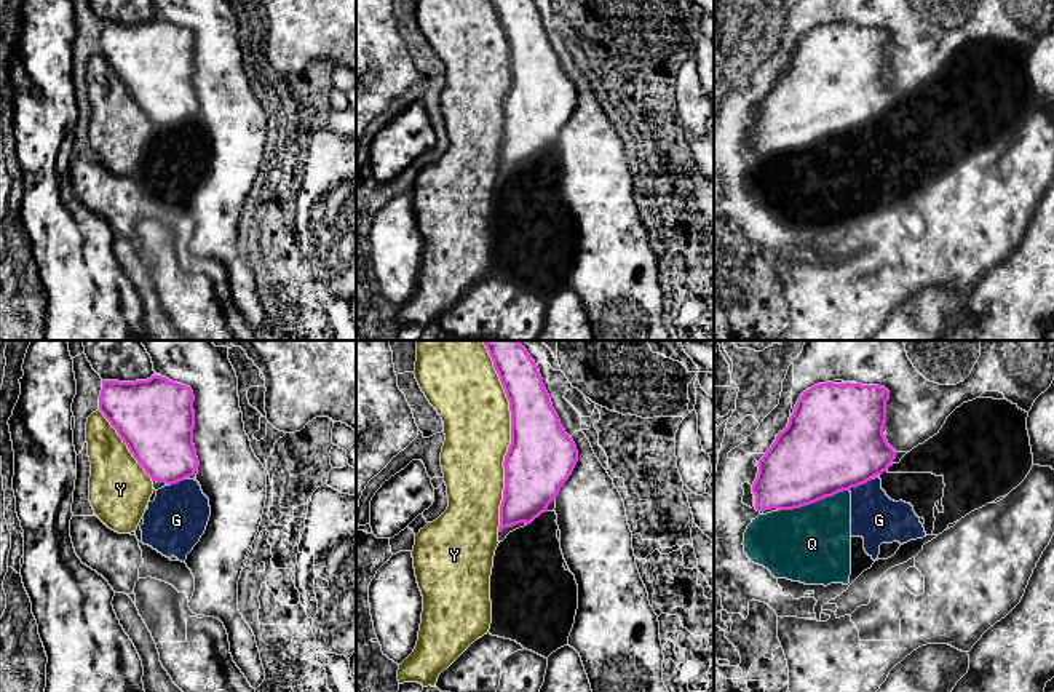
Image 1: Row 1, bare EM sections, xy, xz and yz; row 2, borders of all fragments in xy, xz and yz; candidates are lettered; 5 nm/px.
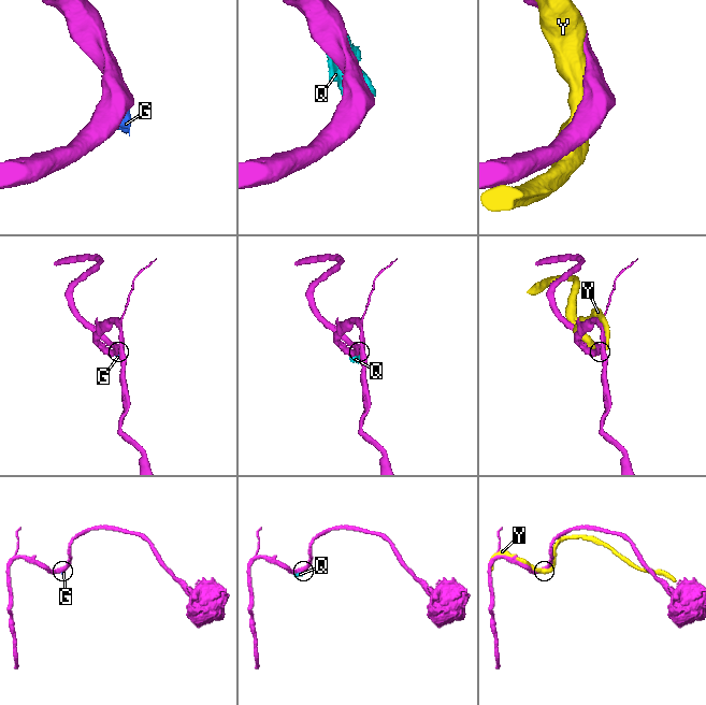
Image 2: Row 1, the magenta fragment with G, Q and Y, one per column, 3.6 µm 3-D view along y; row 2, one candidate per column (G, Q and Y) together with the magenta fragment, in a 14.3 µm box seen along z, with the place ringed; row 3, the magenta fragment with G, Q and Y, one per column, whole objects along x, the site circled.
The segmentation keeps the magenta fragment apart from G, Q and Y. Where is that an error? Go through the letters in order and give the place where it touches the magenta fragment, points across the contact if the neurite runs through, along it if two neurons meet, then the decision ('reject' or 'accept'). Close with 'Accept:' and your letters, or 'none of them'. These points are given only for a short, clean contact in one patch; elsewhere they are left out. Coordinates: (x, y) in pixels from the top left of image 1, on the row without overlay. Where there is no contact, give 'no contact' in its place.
G: yz (859, 127) | along yz (871, 120), (848, 131) | reject
Q: yz (813, 144) | reject
Y: xz (510, 87) | reject
Accept: none of them

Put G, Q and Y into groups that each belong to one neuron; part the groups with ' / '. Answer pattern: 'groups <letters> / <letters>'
groups G Q / Y

